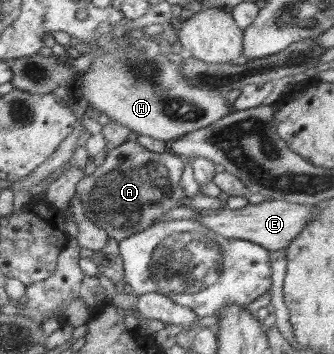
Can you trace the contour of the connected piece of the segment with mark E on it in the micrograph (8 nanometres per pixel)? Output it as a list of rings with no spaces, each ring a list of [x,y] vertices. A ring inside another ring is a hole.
[[[272,199],[271,201],[264,200],[259,204],[247,204],[239,209],[231,209],[231,207],[226,206],[217,215],[205,215],[205,217],[195,219],[195,221],[219,236],[226,237],[226,239],[241,239],[259,245],[267,251],[276,251],[287,248],[294,237],[297,237],[301,232],[301,229],[304,229],[306,224],[314,221],[317,217],[318,211],[313,205]]]

